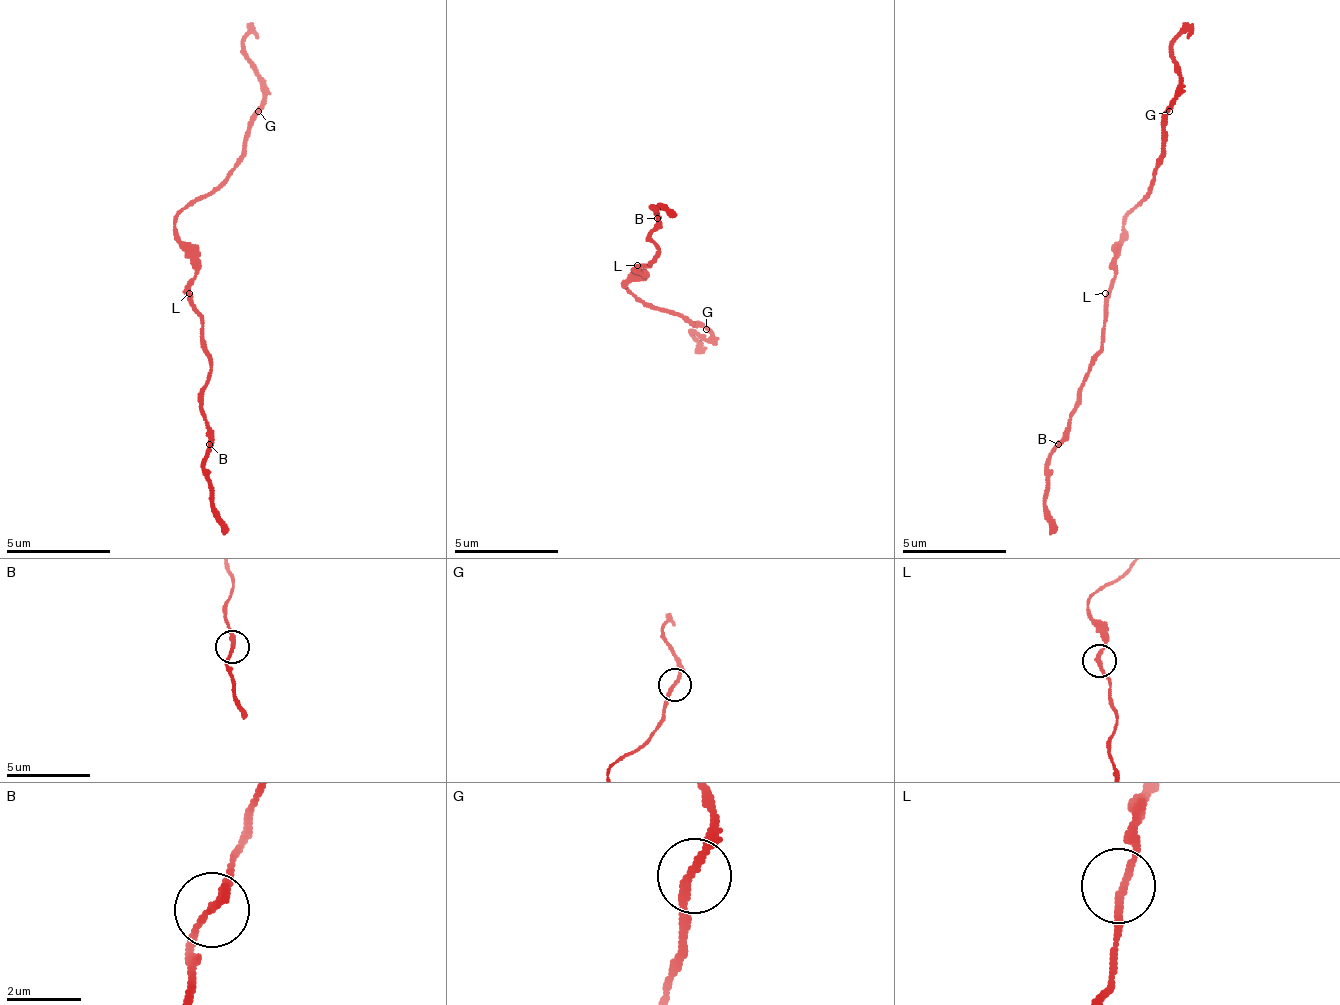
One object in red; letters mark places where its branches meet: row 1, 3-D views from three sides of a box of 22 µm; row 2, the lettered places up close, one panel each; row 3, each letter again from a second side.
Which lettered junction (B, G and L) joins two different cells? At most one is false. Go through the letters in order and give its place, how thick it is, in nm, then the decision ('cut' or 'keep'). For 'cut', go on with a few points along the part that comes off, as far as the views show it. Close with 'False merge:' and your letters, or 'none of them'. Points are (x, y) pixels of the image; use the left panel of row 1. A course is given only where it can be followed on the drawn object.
B: at (209, 444); 200 nm thick; keep
G: at (258, 111); 190 nm thick; keep
L: at (189, 293); 200 nm thick; keep
False merge: none of them

